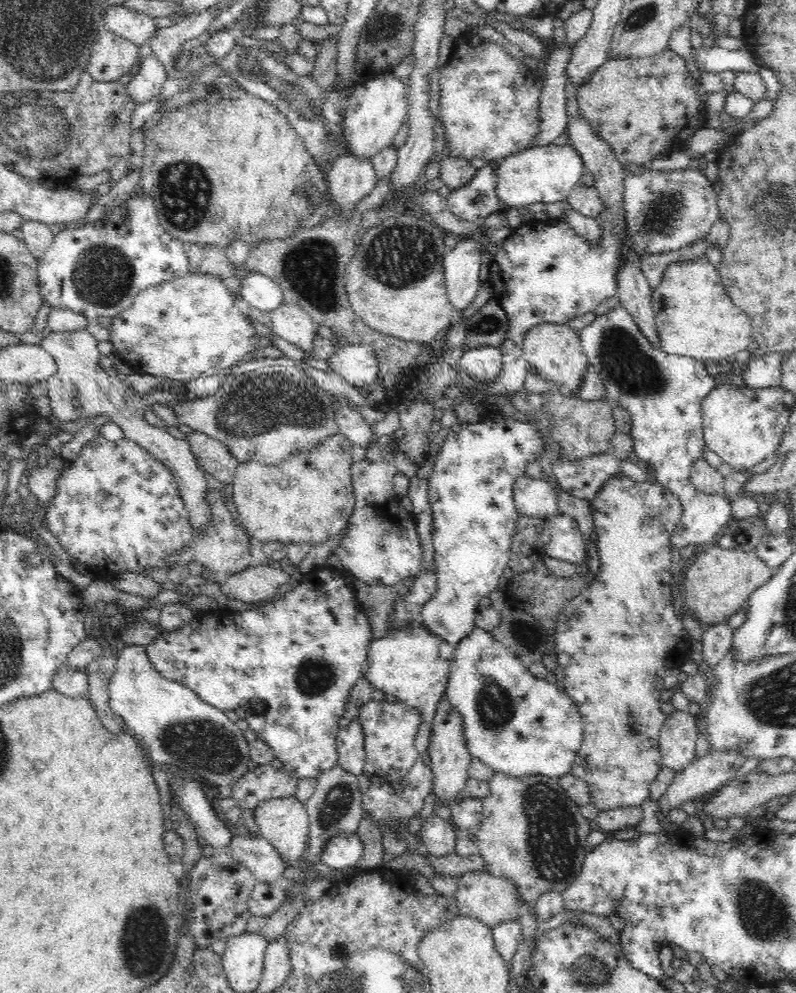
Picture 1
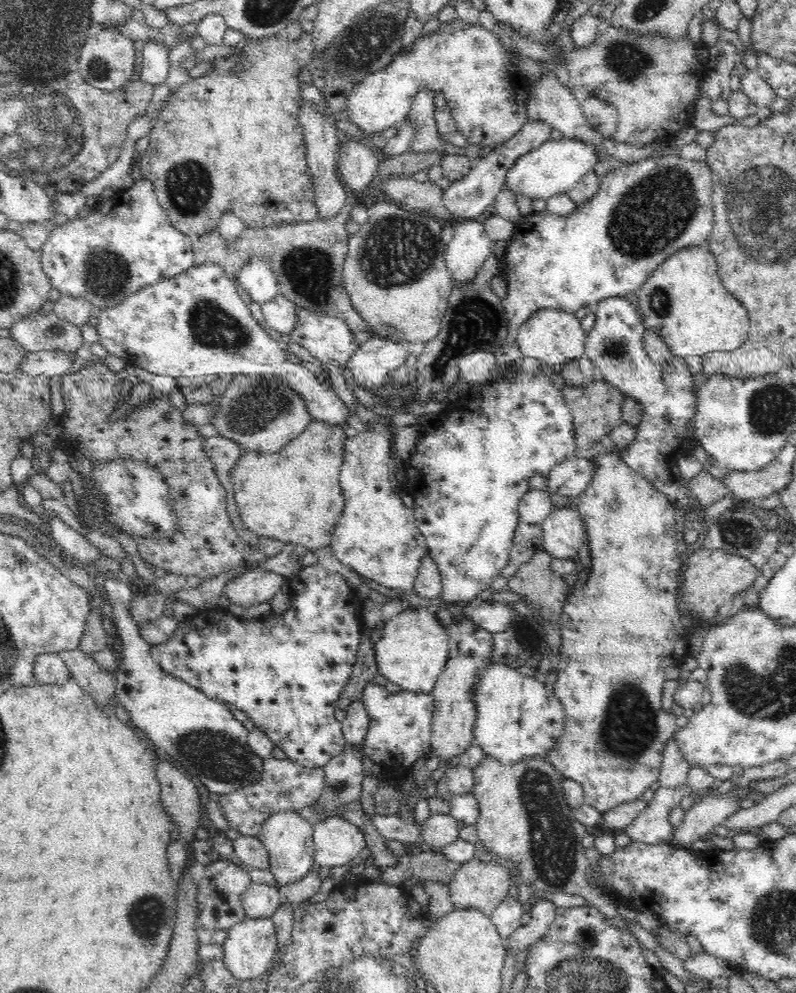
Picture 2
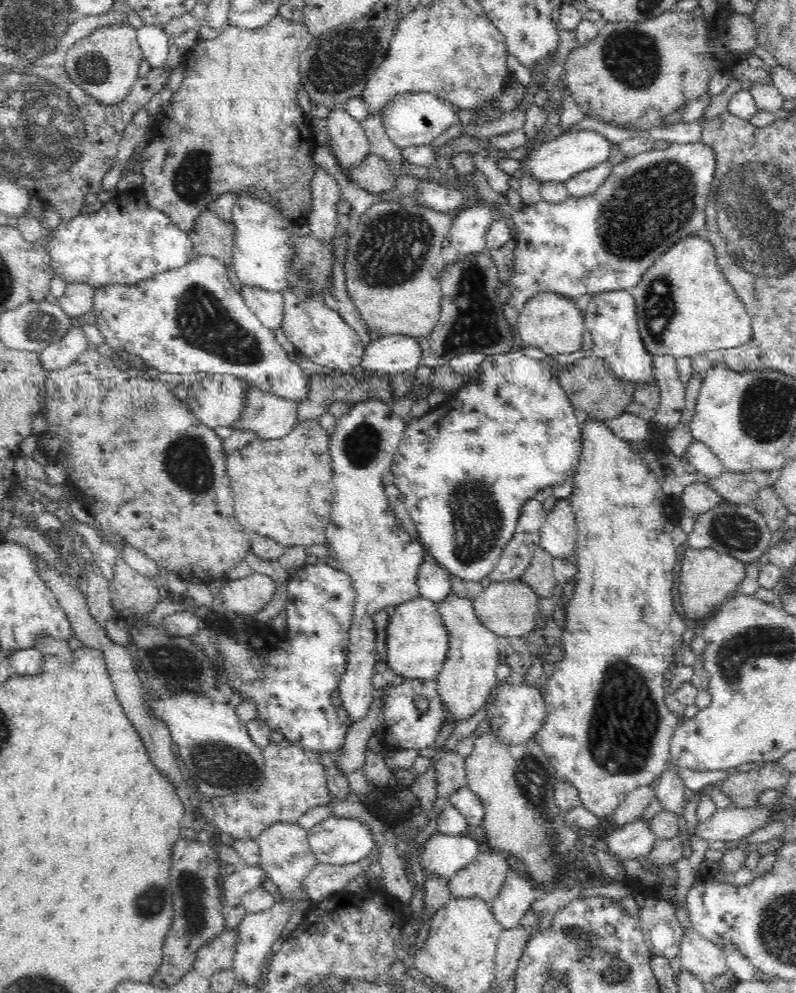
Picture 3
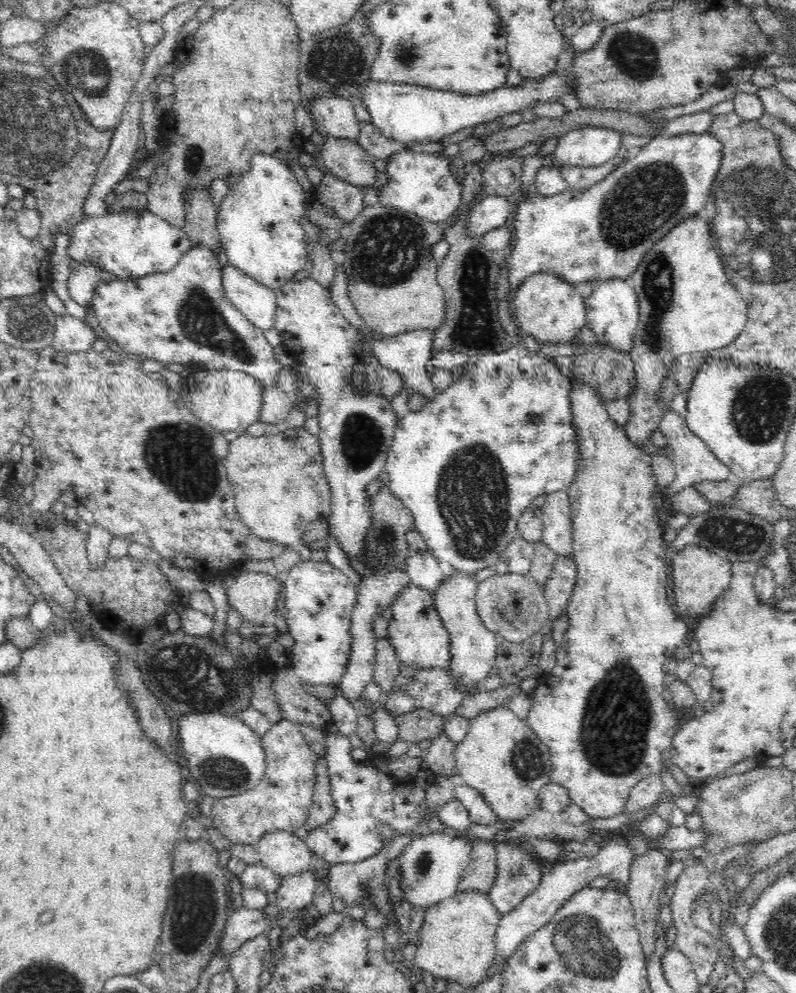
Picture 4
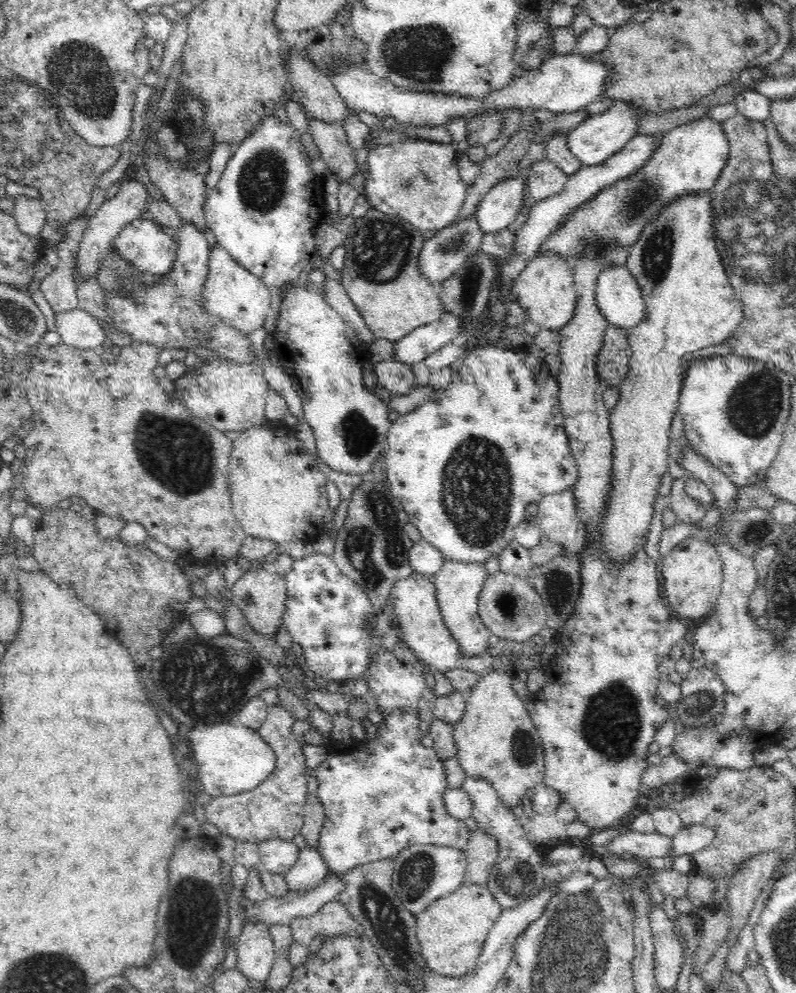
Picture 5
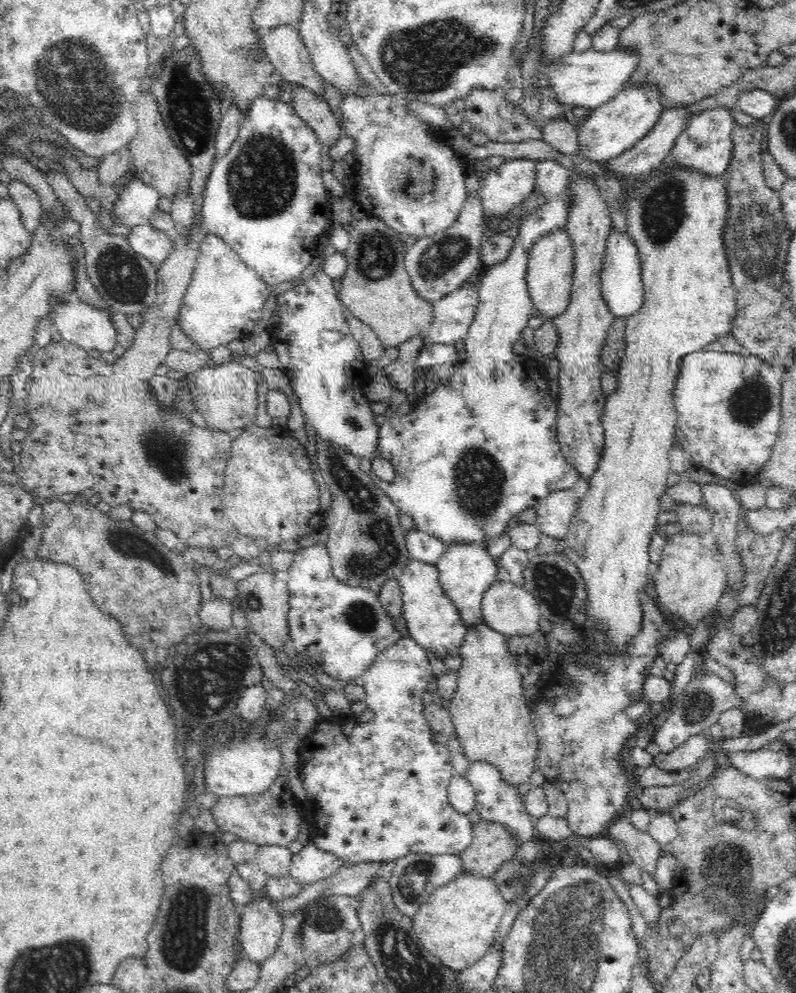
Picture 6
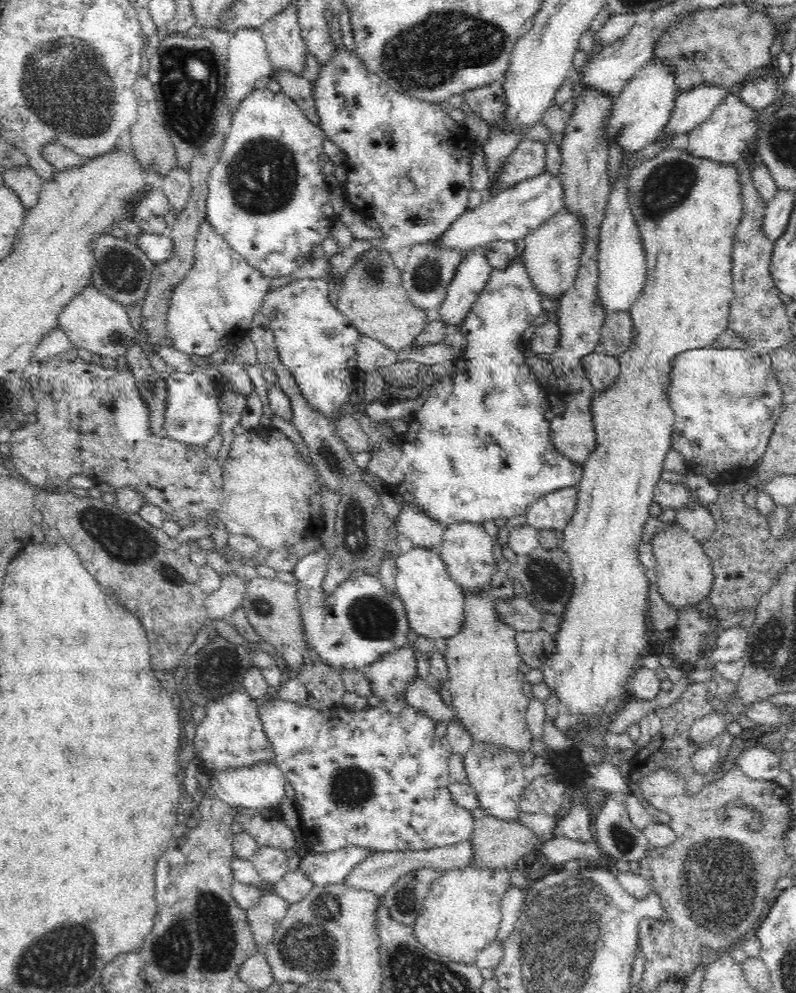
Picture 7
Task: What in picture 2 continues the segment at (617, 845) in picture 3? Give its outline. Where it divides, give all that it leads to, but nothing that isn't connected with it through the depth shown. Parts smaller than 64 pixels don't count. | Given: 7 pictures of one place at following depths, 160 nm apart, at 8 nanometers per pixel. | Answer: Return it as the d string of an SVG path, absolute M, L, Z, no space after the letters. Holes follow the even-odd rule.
M687 782L678 788L660 786L656 789L647 807L624 829L631 842L668 843L675 829L669 821L670 810L672 807L680 806L682 797L688 794Z

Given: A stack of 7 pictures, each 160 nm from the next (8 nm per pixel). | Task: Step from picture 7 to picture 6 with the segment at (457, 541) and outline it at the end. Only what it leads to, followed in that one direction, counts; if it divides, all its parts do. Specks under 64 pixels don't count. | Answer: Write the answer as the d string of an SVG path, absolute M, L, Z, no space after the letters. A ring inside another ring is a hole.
M452 543L445 547L442 556L436 562L442 589L456 611L460 613L466 628L473 627L483 620L482 602L485 593L497 582L498 567L496 561L488 553L484 543Z

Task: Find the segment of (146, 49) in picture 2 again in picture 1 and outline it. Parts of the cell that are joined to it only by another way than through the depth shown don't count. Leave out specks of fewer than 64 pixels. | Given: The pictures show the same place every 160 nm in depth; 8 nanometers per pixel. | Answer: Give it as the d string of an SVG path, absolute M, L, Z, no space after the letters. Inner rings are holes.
M151 54L145 59L140 59L139 71L126 84L126 89L130 93L130 99L142 104L160 94L166 79L167 73L160 59Z

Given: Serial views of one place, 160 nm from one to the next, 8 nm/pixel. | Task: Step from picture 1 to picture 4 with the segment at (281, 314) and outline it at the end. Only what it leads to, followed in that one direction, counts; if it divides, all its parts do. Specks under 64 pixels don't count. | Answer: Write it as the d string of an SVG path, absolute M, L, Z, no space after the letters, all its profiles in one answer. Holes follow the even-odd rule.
M234 265L222 267L222 284L225 297L258 329L273 328L277 311L275 292L246 276Z

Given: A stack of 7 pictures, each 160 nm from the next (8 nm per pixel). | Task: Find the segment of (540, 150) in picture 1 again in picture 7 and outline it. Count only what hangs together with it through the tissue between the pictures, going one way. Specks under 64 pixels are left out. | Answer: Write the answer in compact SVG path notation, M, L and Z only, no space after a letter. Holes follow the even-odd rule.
M650 60L643 64L613 100L613 110L606 122L608 146L615 140L623 152L634 153L655 141L670 121L677 93L675 78L666 63Z

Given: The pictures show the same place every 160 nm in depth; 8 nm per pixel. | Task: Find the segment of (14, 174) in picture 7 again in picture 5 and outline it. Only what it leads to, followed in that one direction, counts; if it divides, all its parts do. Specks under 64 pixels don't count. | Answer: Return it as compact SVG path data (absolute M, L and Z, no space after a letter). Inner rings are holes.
M32 193L14 198L12 217L21 231L33 238L39 237L44 224L46 224L46 211L42 201Z

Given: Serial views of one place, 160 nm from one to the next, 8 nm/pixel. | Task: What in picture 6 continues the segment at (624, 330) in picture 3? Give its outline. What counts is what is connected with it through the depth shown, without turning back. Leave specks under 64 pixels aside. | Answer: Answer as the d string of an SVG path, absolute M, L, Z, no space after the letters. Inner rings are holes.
M614 227L608 235L606 254L600 278L601 291L606 304L615 317L626 317L638 312L645 299L640 256L628 232L619 232Z

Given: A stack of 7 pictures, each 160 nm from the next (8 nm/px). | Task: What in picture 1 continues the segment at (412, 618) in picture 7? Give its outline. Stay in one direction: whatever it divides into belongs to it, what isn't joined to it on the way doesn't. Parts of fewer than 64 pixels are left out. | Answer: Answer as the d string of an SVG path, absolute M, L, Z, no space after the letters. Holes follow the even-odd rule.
M411 622L405 627L391 629L389 632L371 642L365 661L364 675L372 687L392 694L408 707L422 713L422 724L418 730L415 747L424 754L430 744L432 725L439 700L445 696L450 664L454 658L455 647L422 624Z

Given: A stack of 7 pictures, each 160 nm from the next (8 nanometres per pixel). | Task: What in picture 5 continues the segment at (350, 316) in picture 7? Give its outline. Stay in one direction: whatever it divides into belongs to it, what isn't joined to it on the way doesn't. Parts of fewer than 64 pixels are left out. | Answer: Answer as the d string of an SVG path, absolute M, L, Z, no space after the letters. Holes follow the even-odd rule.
M373 207L364 216L350 219L344 227L347 231L343 244L346 255L340 281L376 338L384 338L384 340L396 343L415 328L439 320L443 311L440 294L425 274L421 273L419 267L420 252L424 246L422 230L399 216L386 215Z

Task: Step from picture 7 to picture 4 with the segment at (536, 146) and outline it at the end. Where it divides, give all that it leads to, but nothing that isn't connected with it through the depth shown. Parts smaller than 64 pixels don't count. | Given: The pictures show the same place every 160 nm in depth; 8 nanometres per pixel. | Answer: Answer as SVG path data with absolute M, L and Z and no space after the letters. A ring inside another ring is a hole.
M490 195L474 203L472 212L468 216L466 231L472 237L484 236L487 232L509 224L513 215L514 206L508 201L508 197L502 195Z

